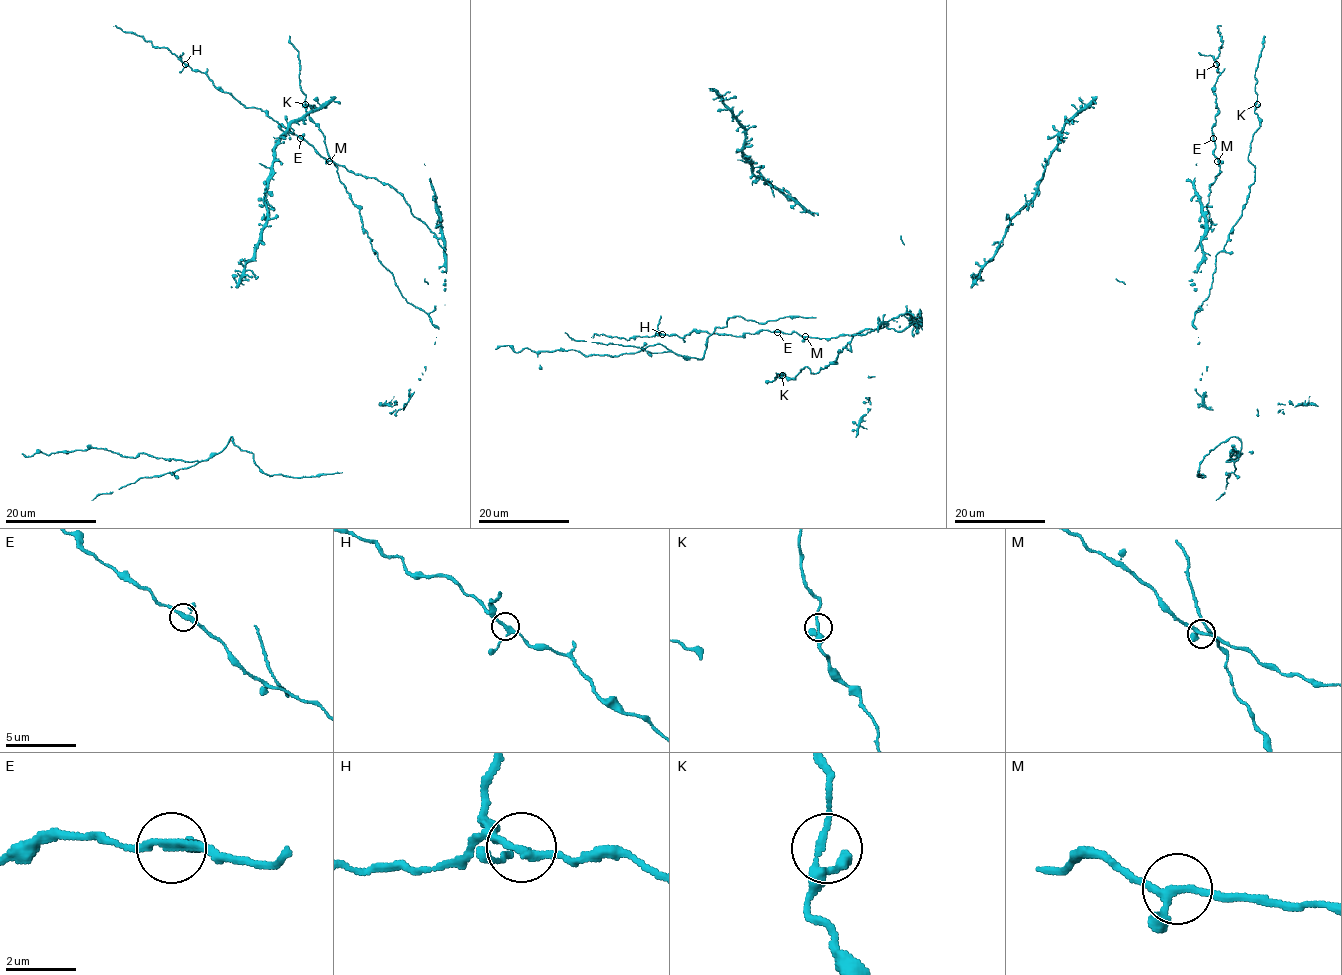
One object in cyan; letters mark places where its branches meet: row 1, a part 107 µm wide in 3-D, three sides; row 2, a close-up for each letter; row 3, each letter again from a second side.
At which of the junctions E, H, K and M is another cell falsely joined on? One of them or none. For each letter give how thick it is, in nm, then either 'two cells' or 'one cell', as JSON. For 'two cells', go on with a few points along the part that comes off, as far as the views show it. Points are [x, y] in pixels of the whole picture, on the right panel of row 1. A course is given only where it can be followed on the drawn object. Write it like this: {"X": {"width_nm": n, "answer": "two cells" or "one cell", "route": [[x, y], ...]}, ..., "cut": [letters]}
{"E": {"width_nm": 200, "answer": "one cell"}, "H": {"width_nm": 220, "answer": "one cell"}, "K": {"width_nm": 180, "answer": "one cell"}, "M": {"width_nm": 220, "answer": "one cell"}, "cut": []}

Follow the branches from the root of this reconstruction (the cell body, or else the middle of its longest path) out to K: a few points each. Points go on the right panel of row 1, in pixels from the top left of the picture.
K: (1230, 232), (1254, 181), (1255, 167), (1248, 155), (1252, 136), (1260, 125), (1254, 112), (1257, 104)

